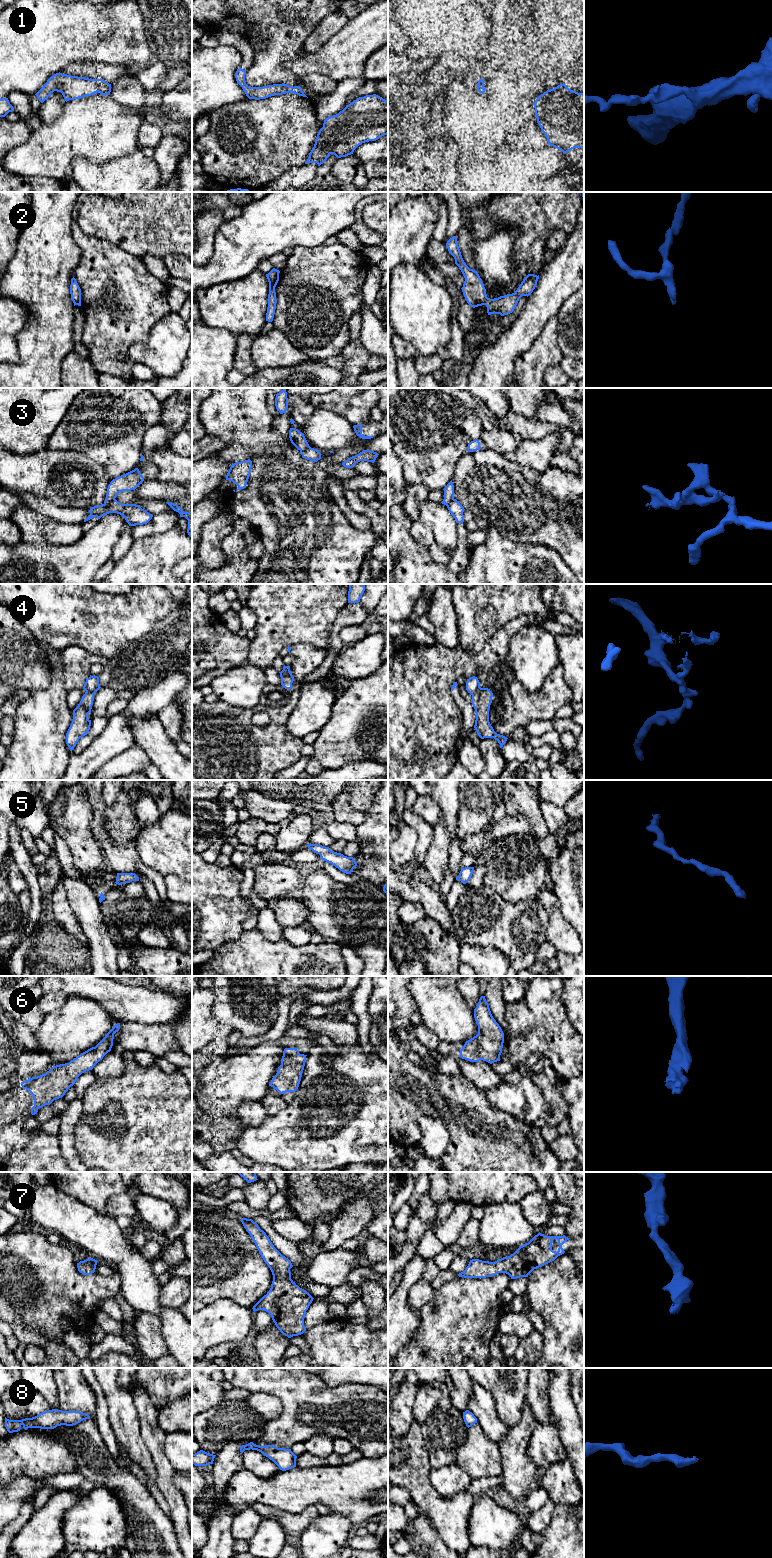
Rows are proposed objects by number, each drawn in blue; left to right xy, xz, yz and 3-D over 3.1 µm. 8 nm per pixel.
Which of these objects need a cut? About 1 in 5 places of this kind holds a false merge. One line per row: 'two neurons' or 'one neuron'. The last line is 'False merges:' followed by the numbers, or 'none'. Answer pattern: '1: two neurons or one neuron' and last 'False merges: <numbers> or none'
1: one neuron
2: one neuron
3: two neurons
4: two neurons
5: one neuron
6: one neuron
7: one neuron
8: one neuron
False merges: 3, 4

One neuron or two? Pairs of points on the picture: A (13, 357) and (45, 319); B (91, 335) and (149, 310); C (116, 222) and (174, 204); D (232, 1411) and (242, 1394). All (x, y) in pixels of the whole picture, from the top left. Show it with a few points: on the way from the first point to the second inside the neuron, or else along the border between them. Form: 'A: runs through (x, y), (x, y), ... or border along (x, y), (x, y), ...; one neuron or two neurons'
A: border along (24, 328), (16, 336), (21, 358), (10, 363); two neurons
B: runs through (105, 334), (131, 310), (135, 310); one neuron
C: runs through (130, 222), (142, 222), (160, 213); one neuron
D: border along (224, 1399), (245, 1400); two neurons

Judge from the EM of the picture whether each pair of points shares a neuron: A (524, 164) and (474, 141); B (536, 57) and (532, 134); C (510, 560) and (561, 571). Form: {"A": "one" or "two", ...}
{"A": "two", "B": "one", "C": "one"}

